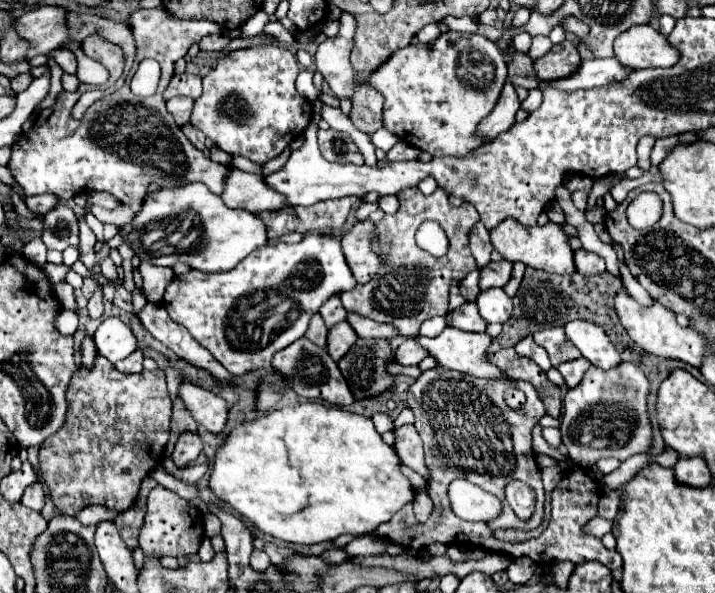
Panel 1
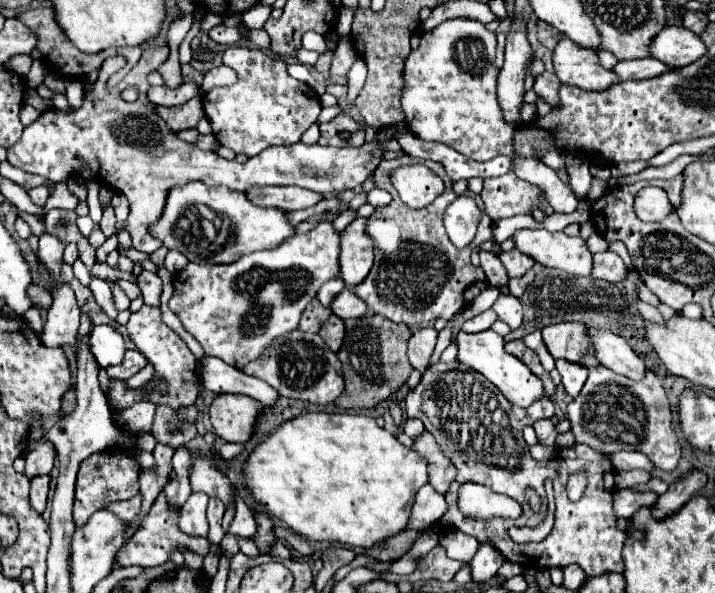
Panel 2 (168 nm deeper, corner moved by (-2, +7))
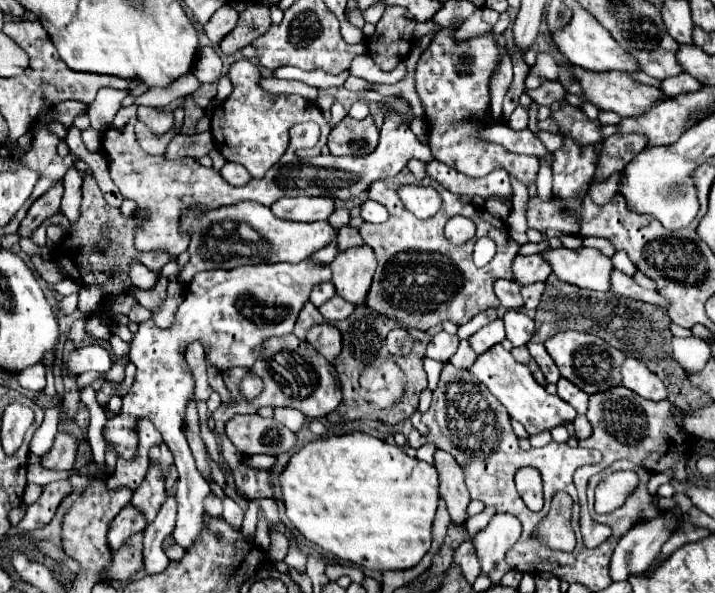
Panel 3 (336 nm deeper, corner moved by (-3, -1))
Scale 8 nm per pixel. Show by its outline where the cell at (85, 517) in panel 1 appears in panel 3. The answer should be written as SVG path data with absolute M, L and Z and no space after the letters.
M150 461L146 477L144 477L142 485L138 487L138 491L134 493L132 505L142 509L146 513L148 523L152 523L156 513L160 511L164 499L166 499L166 493L164 493L164 473L162 473L162 467L156 461Z

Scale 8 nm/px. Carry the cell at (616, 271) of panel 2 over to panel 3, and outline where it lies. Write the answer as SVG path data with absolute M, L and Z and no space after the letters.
M618 269L612 275L612 291L618 293L618 295L624 295L624 297L630 297L630 299L638 299L638 301L644 301L644 303L658 305L658 307L666 307L668 305L668 301L664 297L660 297L656 291L642 289L632 277L624 275Z

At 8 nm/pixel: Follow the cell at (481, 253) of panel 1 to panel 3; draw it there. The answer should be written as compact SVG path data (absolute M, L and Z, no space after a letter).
M498 279L494 283L494 291L500 299L500 303L506 307L506 309L522 309L524 301L522 301L522 295L520 295L520 285L514 283L514 281L506 281L506 279Z

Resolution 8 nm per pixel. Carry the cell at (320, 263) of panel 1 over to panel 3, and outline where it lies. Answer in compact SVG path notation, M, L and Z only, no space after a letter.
M310 259L298 265L262 263L244 265L230 271L202 271L188 285L186 299L178 307L176 321L170 329L158 329L150 319L142 323L138 333L134 335L130 361L136 365L136 379L130 393L122 401L120 413L114 419L106 421L104 441L116 449L118 457L124 457L124 429L134 429L134 423L140 417L148 417L158 427L164 441L174 453L174 465L180 475L176 489L176 527L172 537L184 549L188 549L194 537L198 537L198 533L202 531L202 501L206 493L210 493L208 481L194 465L194 457L182 429L182 417L186 411L184 407L188 403L186 399L190 399L195 387L193 375L184 361L184 347L198 339L202 341L204 349L208 349L208 359L212 361L212 365L216 365L216 369L250 369L258 357L262 341L272 335L292 333L296 317L310 297L310 289L318 285L318 281L330 279L330 267L312 265Z

